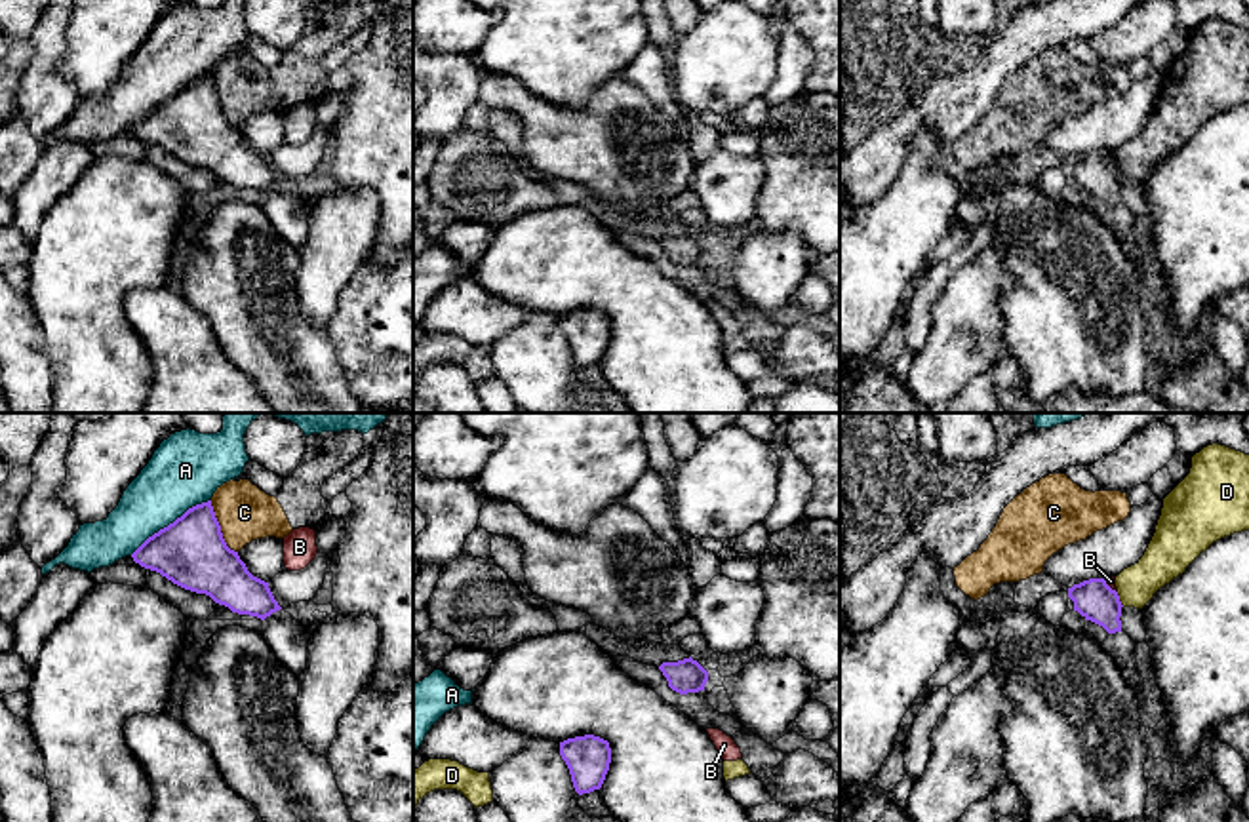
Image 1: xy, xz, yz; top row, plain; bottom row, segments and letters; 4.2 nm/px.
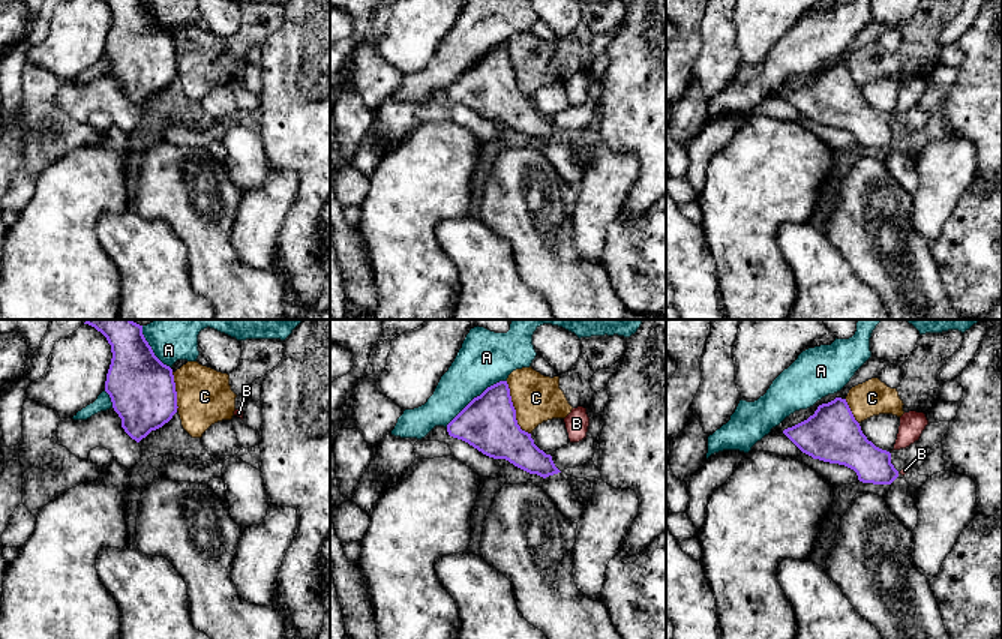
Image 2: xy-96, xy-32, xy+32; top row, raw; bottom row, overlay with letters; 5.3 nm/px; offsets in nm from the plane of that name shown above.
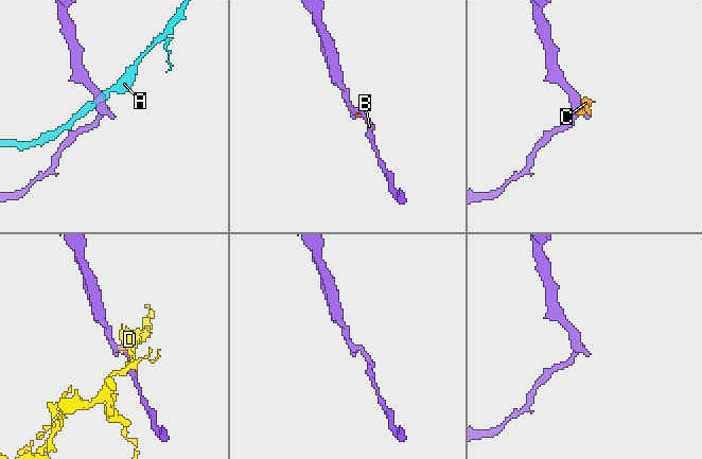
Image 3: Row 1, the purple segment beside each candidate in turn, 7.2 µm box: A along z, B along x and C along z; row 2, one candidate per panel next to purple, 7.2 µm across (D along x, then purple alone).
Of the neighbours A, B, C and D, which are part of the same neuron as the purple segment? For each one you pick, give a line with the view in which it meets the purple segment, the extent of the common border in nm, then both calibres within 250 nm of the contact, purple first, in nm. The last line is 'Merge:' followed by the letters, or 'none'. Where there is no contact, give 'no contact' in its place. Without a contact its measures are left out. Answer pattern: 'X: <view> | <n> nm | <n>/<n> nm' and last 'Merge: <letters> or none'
Merge: none

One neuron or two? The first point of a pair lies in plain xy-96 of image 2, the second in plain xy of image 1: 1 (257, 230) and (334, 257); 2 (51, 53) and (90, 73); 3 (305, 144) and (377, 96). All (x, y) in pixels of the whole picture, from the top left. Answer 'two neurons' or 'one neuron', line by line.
1: one neuron
2: one neuron
3: one neuron

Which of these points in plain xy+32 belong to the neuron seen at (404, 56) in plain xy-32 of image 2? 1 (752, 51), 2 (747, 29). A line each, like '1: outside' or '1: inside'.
1: inside
2: inside

